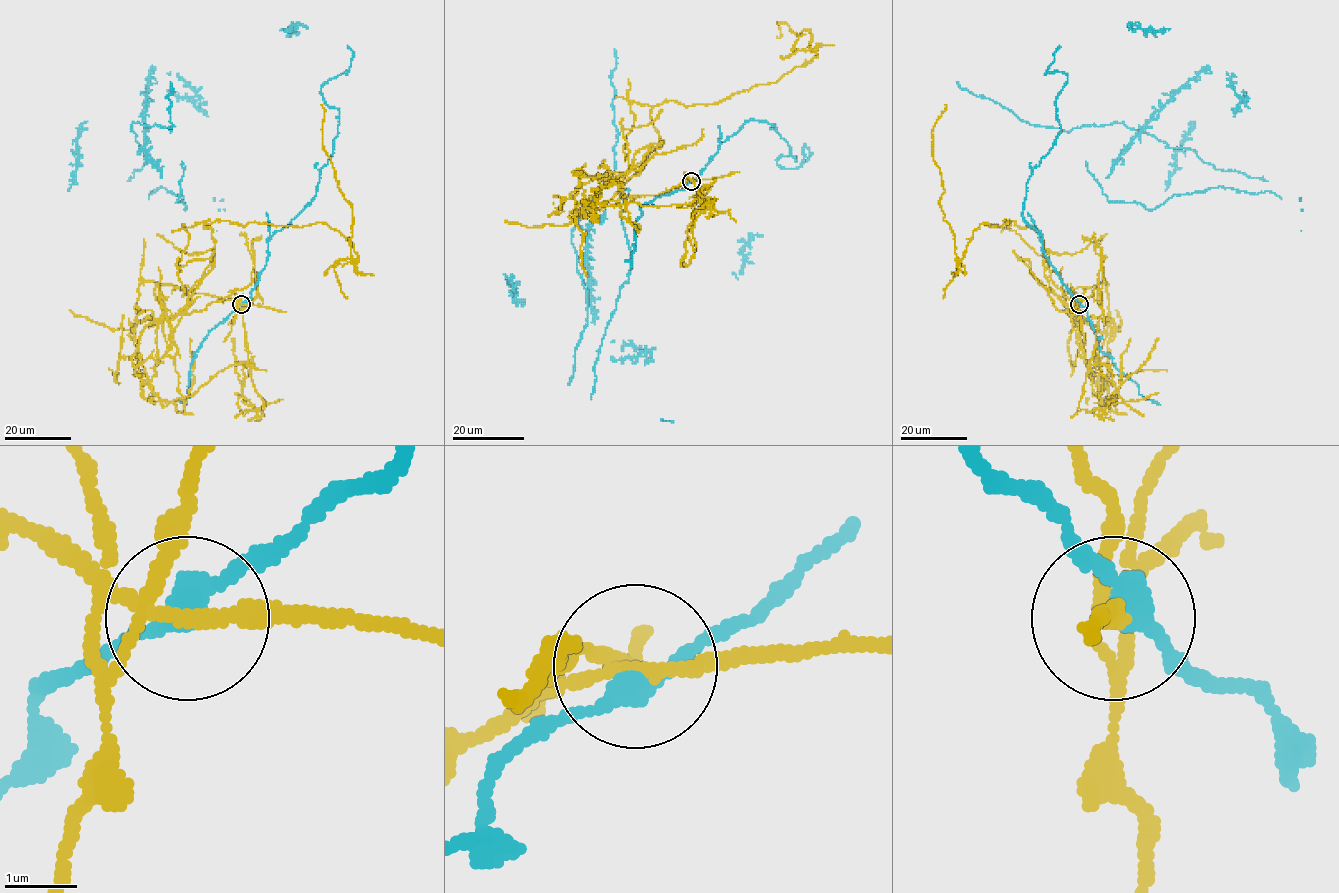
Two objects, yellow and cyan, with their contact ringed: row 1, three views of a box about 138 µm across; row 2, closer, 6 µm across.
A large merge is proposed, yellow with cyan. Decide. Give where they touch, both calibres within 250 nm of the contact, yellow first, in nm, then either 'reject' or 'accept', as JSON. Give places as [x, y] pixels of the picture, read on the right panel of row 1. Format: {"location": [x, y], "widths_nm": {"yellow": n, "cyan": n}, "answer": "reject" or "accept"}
{"location": [1079, 304], "widths_nm": {"yellow": 170, "cyan": 320}, "answer": "reject"}

